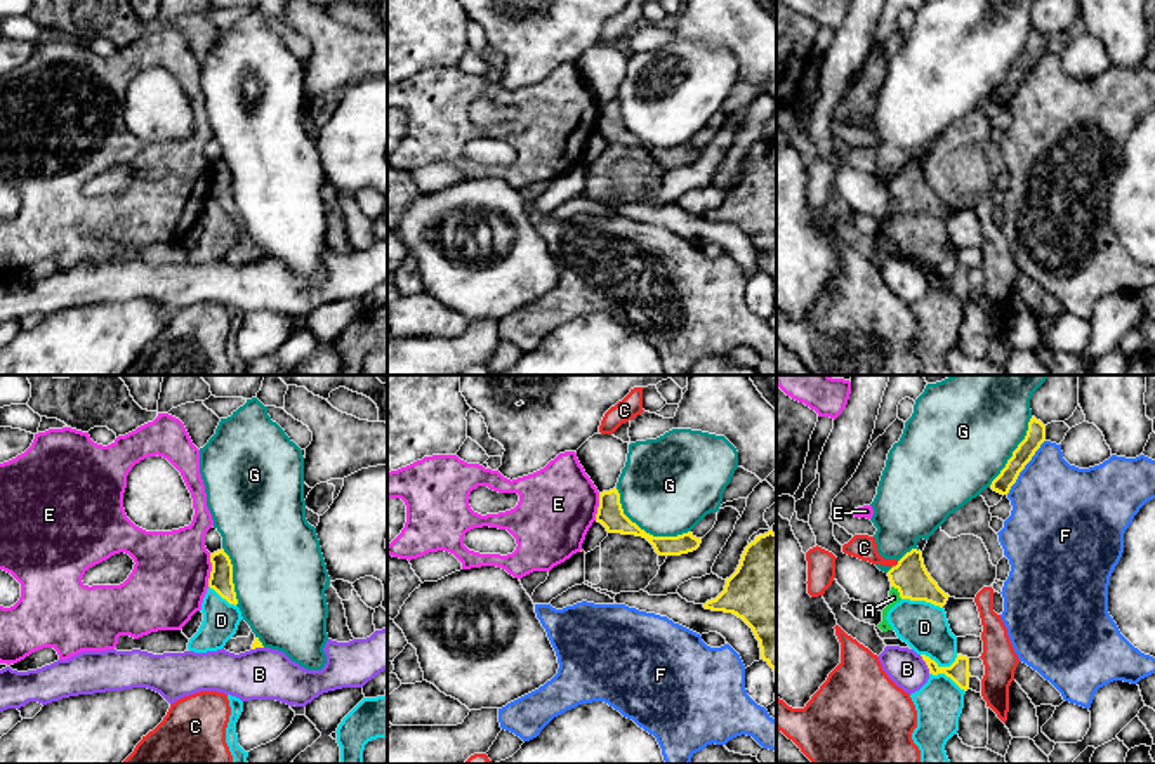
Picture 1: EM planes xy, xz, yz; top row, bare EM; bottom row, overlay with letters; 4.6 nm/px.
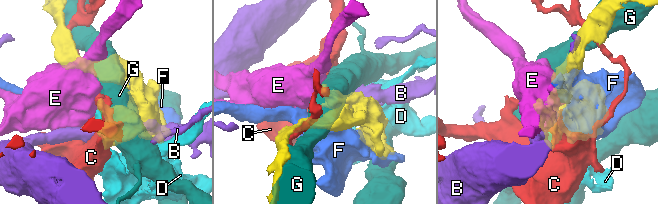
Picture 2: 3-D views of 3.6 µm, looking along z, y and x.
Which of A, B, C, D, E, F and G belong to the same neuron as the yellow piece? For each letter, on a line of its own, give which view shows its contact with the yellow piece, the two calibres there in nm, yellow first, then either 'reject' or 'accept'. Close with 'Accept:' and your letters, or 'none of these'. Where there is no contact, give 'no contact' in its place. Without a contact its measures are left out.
A: yz | 160/50 nm | accept
B: yz | 100/170 nm | reject
C: yz | 160/120 nm | reject
D: yz | 100/220 nm | reject
E: xy | 110/360 nm | reject
F: yz | 90/420 nm | reject
G: xz | 120/440 nm | reject
Accept: A

